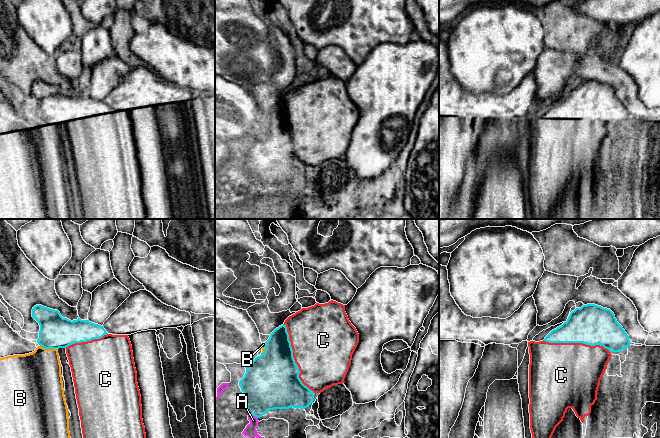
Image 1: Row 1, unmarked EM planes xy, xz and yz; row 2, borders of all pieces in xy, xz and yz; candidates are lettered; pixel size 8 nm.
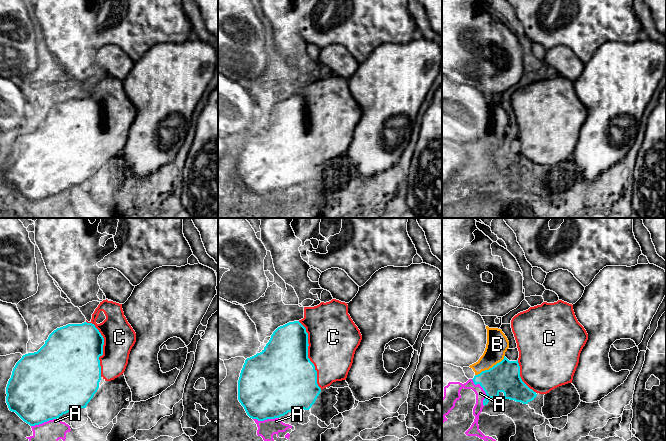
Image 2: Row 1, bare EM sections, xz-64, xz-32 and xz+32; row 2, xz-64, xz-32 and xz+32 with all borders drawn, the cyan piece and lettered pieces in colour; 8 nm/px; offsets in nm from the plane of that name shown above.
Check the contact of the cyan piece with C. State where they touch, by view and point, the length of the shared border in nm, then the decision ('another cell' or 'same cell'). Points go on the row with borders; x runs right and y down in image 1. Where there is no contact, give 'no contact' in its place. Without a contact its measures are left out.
xz (293, 359) | 600 nm | same cell

